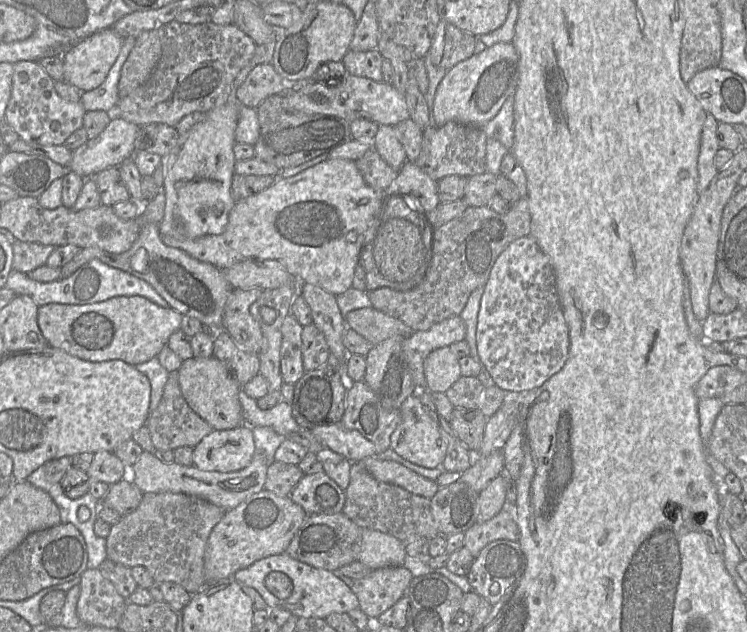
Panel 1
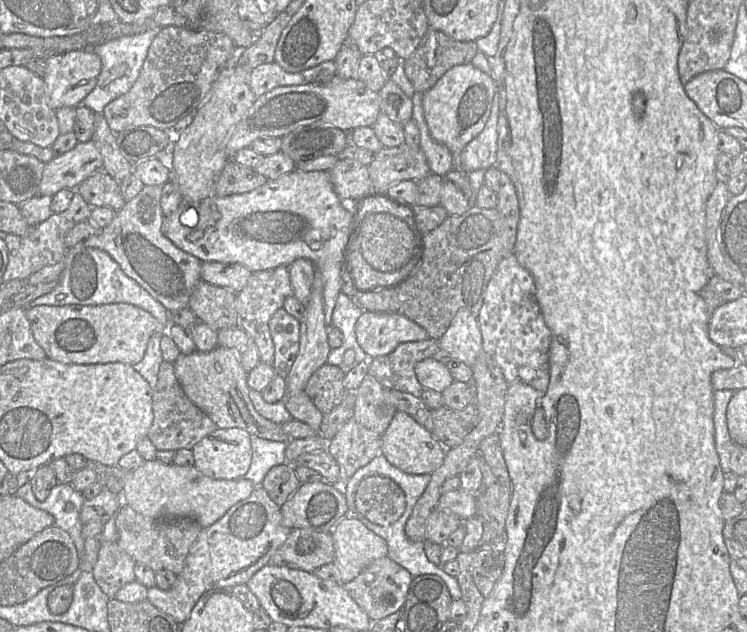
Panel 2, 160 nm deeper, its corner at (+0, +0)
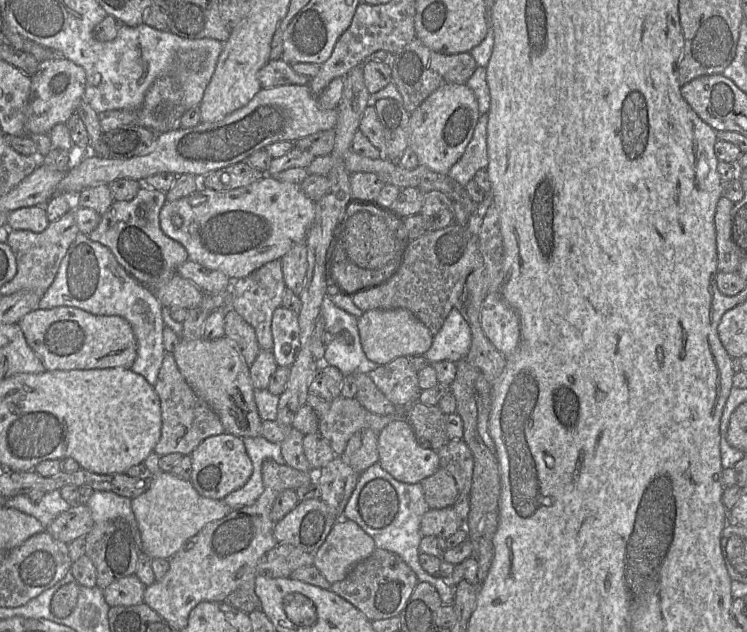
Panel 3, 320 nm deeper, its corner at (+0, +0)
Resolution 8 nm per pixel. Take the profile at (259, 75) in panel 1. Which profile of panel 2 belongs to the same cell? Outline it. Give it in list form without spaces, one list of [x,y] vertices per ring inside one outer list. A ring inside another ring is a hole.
[[[275,62],[253,68],[249,78],[249,86],[257,98],[276,87],[301,85],[305,82],[301,73],[286,72]]]

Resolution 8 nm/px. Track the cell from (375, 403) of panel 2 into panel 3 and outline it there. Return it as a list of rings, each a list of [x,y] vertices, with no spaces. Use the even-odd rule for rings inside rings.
[[[371,429],[355,433],[348,441],[341,458],[358,474],[363,473],[379,462],[378,434]]]

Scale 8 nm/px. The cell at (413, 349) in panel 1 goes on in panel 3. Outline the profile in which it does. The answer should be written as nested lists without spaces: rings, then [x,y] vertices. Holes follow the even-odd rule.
[[[400,356],[385,365],[379,365],[368,373],[378,389],[396,406],[411,406],[419,401],[421,388],[418,383],[418,372],[409,363],[409,357]]]

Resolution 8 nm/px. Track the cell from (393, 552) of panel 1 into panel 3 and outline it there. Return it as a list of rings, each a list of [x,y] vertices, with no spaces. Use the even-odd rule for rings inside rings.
[[[341,518],[314,555],[313,566],[331,584],[346,578],[354,566],[376,549],[371,536],[354,521]]]

